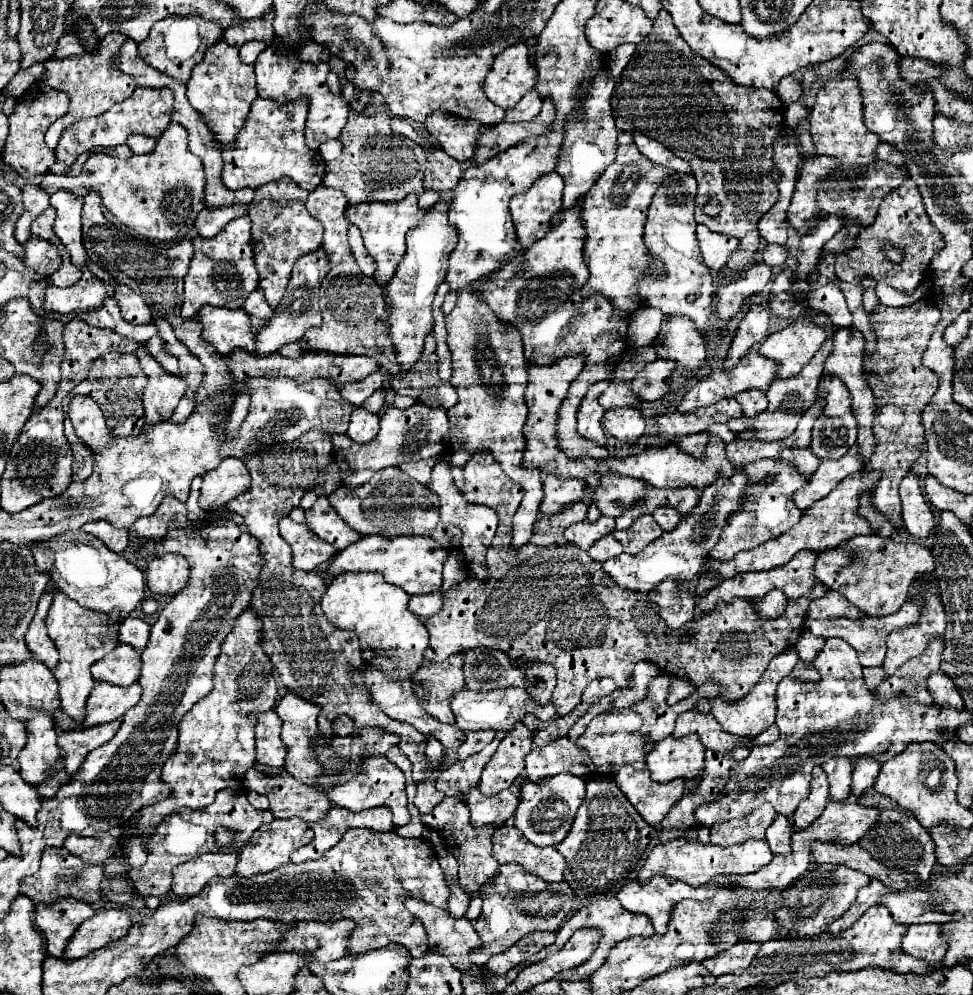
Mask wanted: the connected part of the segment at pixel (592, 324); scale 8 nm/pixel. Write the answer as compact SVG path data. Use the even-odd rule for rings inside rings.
M581 199L561 217L561 223L553 225L541 241L537 241L531 249L525 251L525 257L513 257L509 265L497 271L495 277L475 283L481 287L481 297L491 305L491 309L521 331L525 357L531 363L549 365L551 361L565 357L587 353L587 365L577 381L573 381L571 393L561 407L559 425L559 441L561 449L569 453L569 457L607 457L609 451L605 447L595 447L591 441L579 437L577 433L577 409L581 399L585 397L589 385L607 379L609 365L607 359L625 351L625 333L629 325L629 315L615 309L611 313L611 301L599 293L583 297L581 289L589 279L589 269L583 261L583 245L585 245L585 227L581 221Z

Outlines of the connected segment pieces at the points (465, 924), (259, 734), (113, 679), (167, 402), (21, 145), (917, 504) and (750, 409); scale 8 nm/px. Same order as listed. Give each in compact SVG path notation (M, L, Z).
M405 901L405 907L423 921L427 937L429 937L429 949L433 953L439 953L439 955L447 957L455 968L461 972L471 971L474 975L480 974L480 968L469 960L469 953L473 949L481 947L481 939L479 939L479 935L473 929L469 919L455 919L447 911L441 911L435 905L429 905L429 903L423 903L423 901Z
M265 711L257 717L255 739L257 739L257 763L283 767L287 749L281 741L281 719L275 711Z
M119 643L111 653L93 663L91 675L95 681L127 687L139 679L139 669L141 669L139 653L131 645Z
M141 347L137 353L143 373L147 375L147 385L143 391L143 407L145 407L145 421L149 425L159 423L163 419L169 419L179 403L179 399L185 395L185 381L177 375L167 373L151 355L145 353Z
M33 83L23 97L17 99L17 105L13 109L13 113L9 115L9 137L7 143L3 147L1 153L1 161L5 165L9 165L13 171L17 171L21 177L35 177L35 175L45 175L49 171L49 167L55 161L55 153L45 147L45 131L49 129L49 125L59 119L65 111L67 105L67 95L55 89L49 89L41 83Z
M909 473L909 477L901 481L899 493L903 503L903 523L907 533L911 533L917 539L927 539L929 535L933 535L935 517L923 495L921 479L915 473Z
M751 389L751 391L745 391L745 393L739 393L735 397L735 401L743 407L743 415L745 417L755 417L759 413L763 413L767 409L767 397L763 391L757 391L757 389Z

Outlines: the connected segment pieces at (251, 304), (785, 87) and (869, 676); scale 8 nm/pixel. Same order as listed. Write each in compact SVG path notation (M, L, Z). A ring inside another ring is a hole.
M257 289L257 291L251 293L251 297L243 305L243 311L247 315L253 315L253 317L261 319L261 321L269 321L273 317L273 311L269 311L269 307L265 305L265 299L263 299L261 289Z
M789 75L789 77L783 77L781 79L781 85L779 85L779 99L785 103L785 105L791 105L795 103L803 93L803 85L801 81L795 77L795 75Z
M877 667L877 669L863 669L863 679L867 683L867 689L877 689L881 685L881 681L885 681L885 673L883 673L883 667Z

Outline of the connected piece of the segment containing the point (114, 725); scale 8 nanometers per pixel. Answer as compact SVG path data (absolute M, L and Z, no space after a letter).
M121 717L105 723L105 725L93 725L93 727L85 727L85 729L73 729L67 733L59 735L59 747L63 749L63 759L59 761L59 767L65 767L65 771L69 775L75 775L81 767L81 763L85 761L85 757L101 747L103 743L107 743L119 729L121 725Z

